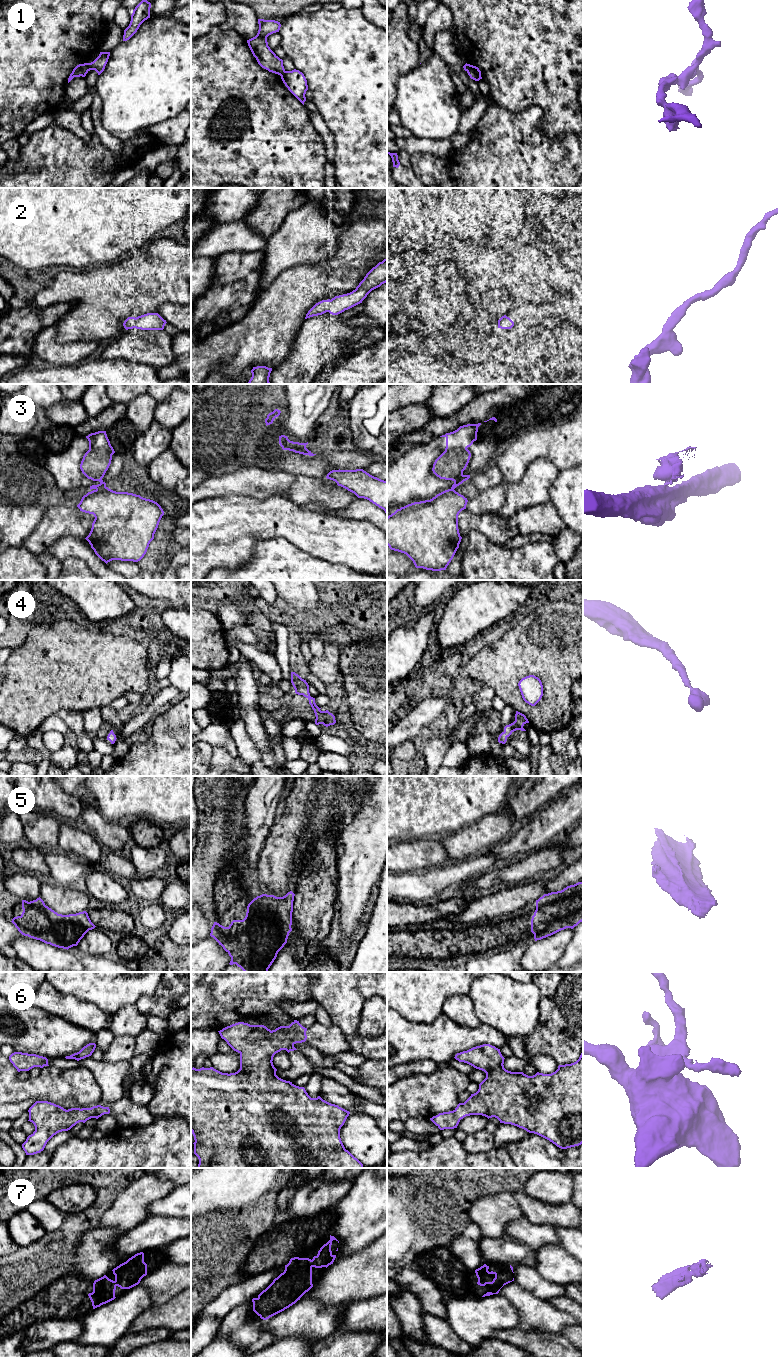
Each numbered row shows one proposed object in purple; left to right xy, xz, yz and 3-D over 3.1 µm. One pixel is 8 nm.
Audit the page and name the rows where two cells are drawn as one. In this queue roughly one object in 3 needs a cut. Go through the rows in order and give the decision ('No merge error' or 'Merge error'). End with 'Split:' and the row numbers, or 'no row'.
1: Merge error
2: No merge error
3: Merge error
4: No merge error
5: Merge error
6: No merge error
7: No merge error
Split: 1, 3, 5

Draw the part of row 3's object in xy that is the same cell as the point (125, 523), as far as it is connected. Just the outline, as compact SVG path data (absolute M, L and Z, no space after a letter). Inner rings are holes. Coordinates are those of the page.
M108 487L88 492L77 507L82 512L94 515L91 531L85 539L95 554L106 564L112 560L140 561L154 539L164 515L163 509L157 502L133 493L116 492Z

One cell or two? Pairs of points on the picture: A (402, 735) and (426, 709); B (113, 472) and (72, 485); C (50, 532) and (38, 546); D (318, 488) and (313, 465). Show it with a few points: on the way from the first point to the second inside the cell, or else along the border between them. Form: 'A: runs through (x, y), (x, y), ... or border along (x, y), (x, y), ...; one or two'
A: runs through (409, 729), (422, 716); one
B: runs through (103, 472), (85, 472), (82, 475); one
C: runs through (47, 535), (39, 543); one
D: border along (296, 475), (309, 475), (321, 479); two

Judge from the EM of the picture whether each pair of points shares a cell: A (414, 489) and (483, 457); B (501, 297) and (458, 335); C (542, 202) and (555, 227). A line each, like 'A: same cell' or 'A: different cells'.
A: same cell
B: same cell
C: same cell

